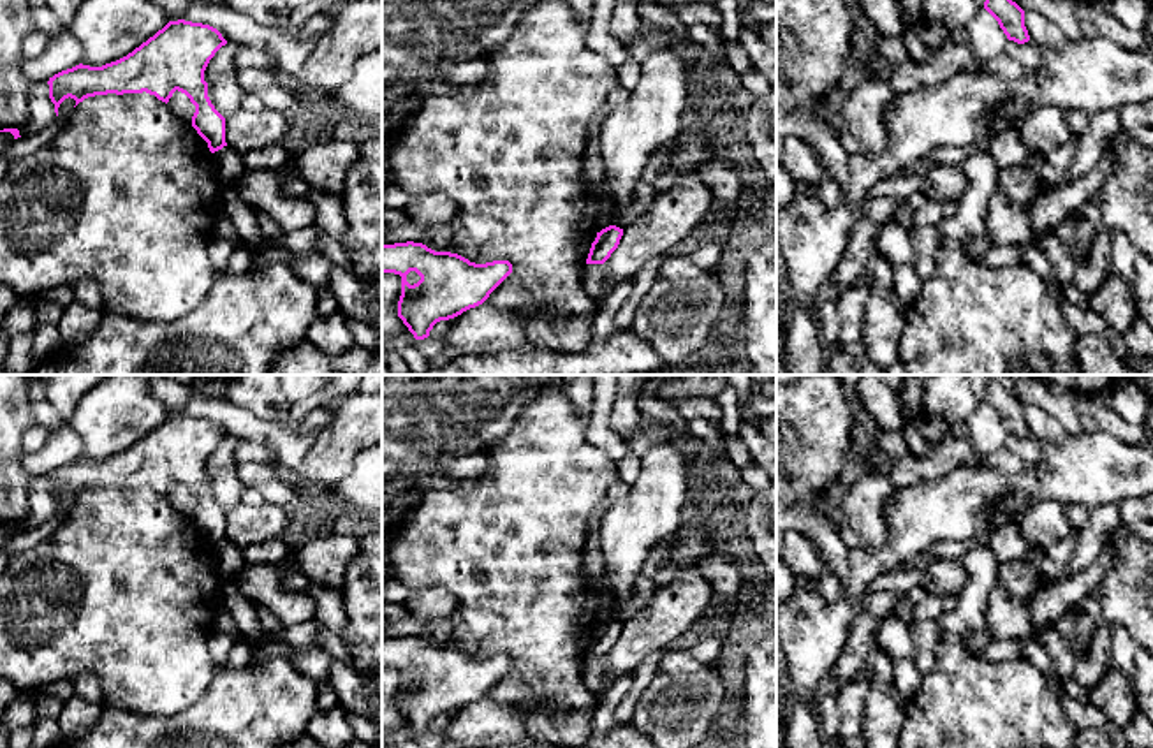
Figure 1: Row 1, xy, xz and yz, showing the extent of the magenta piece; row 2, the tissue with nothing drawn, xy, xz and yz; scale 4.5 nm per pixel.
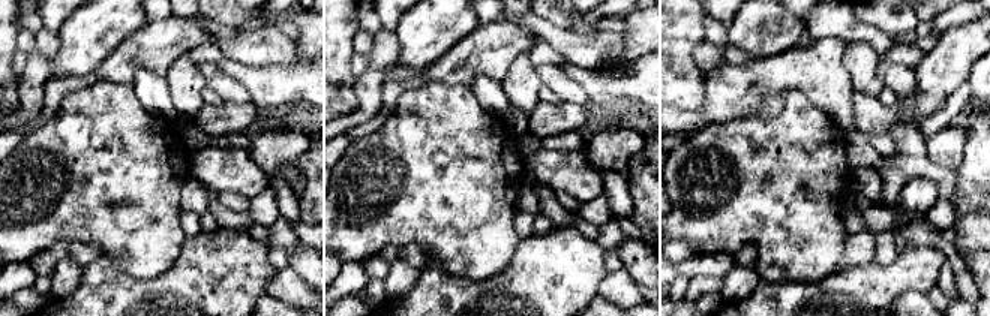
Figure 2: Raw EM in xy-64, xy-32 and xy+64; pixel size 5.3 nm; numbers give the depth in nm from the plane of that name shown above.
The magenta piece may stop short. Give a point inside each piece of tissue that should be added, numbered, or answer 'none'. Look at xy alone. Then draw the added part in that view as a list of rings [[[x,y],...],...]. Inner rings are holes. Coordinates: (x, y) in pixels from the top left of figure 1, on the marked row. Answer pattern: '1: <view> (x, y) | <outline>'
none

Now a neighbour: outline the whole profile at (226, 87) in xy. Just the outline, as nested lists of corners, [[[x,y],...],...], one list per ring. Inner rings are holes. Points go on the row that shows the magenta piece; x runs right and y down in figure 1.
[[[227,42],[215,53],[204,70],[208,97],[224,118],[229,118],[241,107],[246,92],[245,77],[234,62],[236,51],[238,44]]]

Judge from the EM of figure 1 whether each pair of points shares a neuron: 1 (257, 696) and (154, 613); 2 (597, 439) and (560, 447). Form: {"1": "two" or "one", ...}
{"1": "two", "2": "two"}

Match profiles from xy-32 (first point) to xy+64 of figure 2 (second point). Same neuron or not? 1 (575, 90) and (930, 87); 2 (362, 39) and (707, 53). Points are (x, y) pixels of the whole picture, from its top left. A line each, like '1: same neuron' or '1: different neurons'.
1: different neurons
2: same neuron

